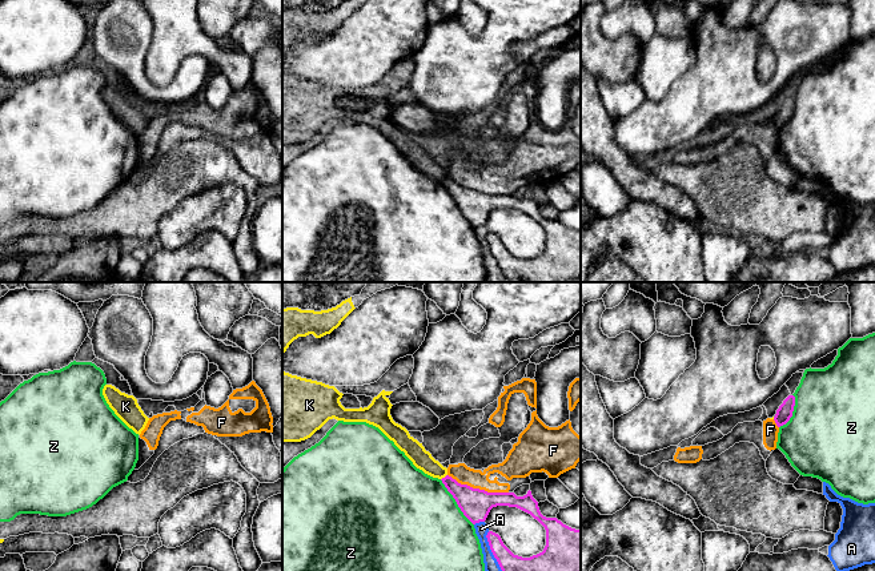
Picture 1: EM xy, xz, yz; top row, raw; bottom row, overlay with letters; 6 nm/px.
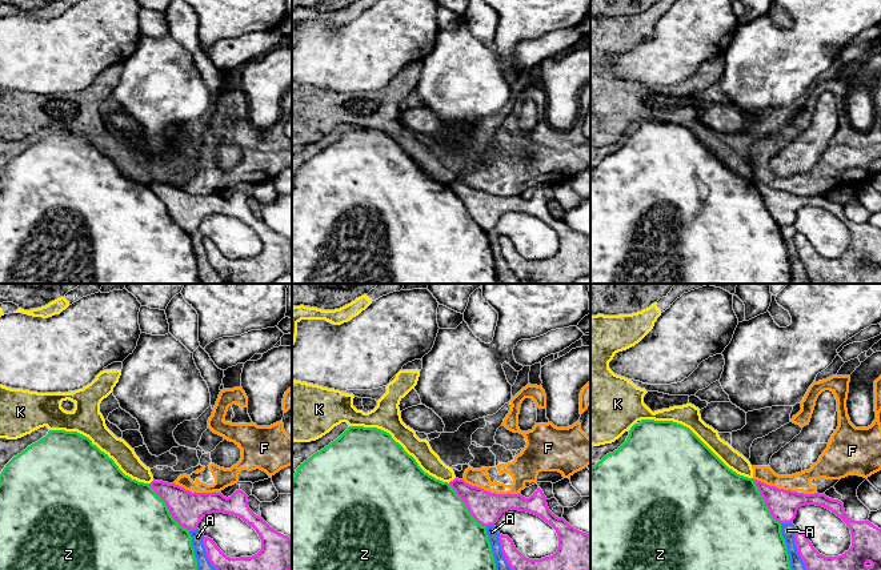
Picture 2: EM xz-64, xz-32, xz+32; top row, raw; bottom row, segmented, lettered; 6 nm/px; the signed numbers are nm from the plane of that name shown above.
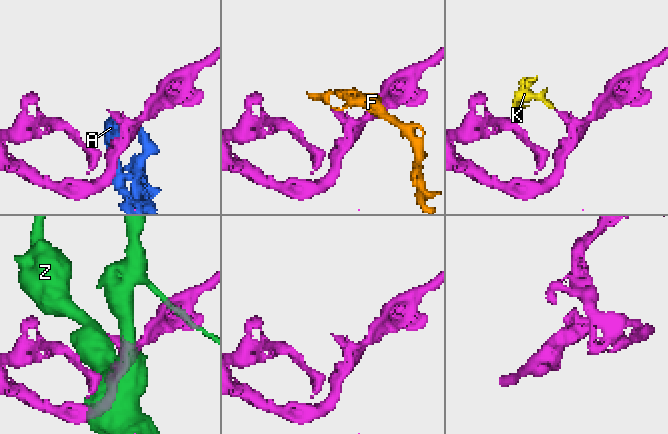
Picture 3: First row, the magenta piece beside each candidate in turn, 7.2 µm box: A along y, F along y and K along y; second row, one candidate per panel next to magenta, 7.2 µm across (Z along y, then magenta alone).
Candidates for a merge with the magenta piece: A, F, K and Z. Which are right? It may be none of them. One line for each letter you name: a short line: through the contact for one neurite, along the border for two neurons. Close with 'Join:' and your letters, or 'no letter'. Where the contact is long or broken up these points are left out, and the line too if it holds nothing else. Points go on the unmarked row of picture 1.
Join: no letter

